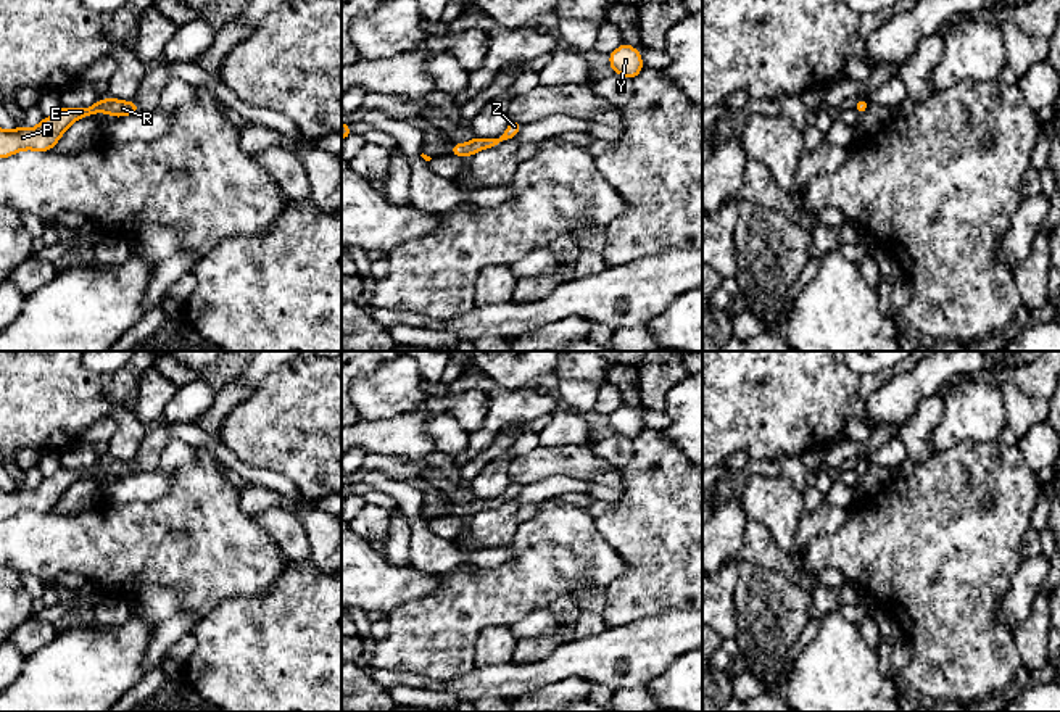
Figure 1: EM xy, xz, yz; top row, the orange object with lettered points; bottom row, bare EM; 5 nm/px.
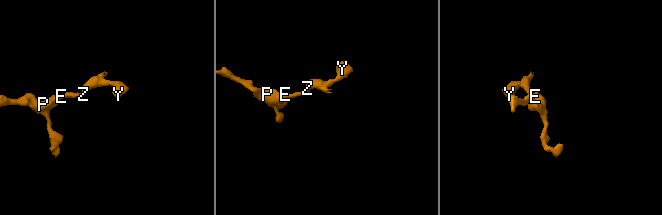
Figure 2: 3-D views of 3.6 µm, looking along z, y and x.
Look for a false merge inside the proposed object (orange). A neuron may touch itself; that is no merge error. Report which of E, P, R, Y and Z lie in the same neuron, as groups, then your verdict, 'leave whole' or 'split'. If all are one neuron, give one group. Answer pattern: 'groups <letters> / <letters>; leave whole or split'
groups E P R Y Z; leave whole

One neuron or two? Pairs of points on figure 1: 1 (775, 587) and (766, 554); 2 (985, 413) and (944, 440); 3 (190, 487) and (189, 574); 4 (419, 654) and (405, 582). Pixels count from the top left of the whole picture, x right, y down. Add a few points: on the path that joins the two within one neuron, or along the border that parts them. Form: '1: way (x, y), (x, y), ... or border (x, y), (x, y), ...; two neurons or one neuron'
1: border (740, 556), (791, 579); two neurons
2: way (975, 413), (954, 430); one neuron
3: way (192, 508), (194, 553); one neuron
4: border (440, 580), (435, 590), (397, 606), (385, 616); two neurons

